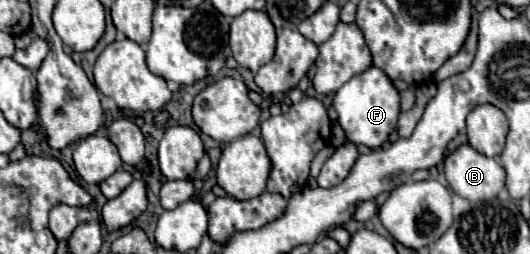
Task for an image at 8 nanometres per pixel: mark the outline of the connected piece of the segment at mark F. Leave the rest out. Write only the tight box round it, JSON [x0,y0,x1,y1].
[333,67,401,149]

